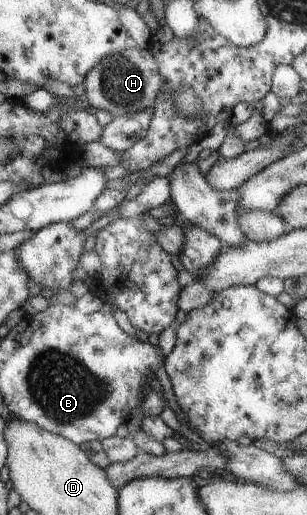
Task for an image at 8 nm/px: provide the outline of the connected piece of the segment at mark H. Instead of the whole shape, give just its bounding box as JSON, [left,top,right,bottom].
[84,44,163,117]

